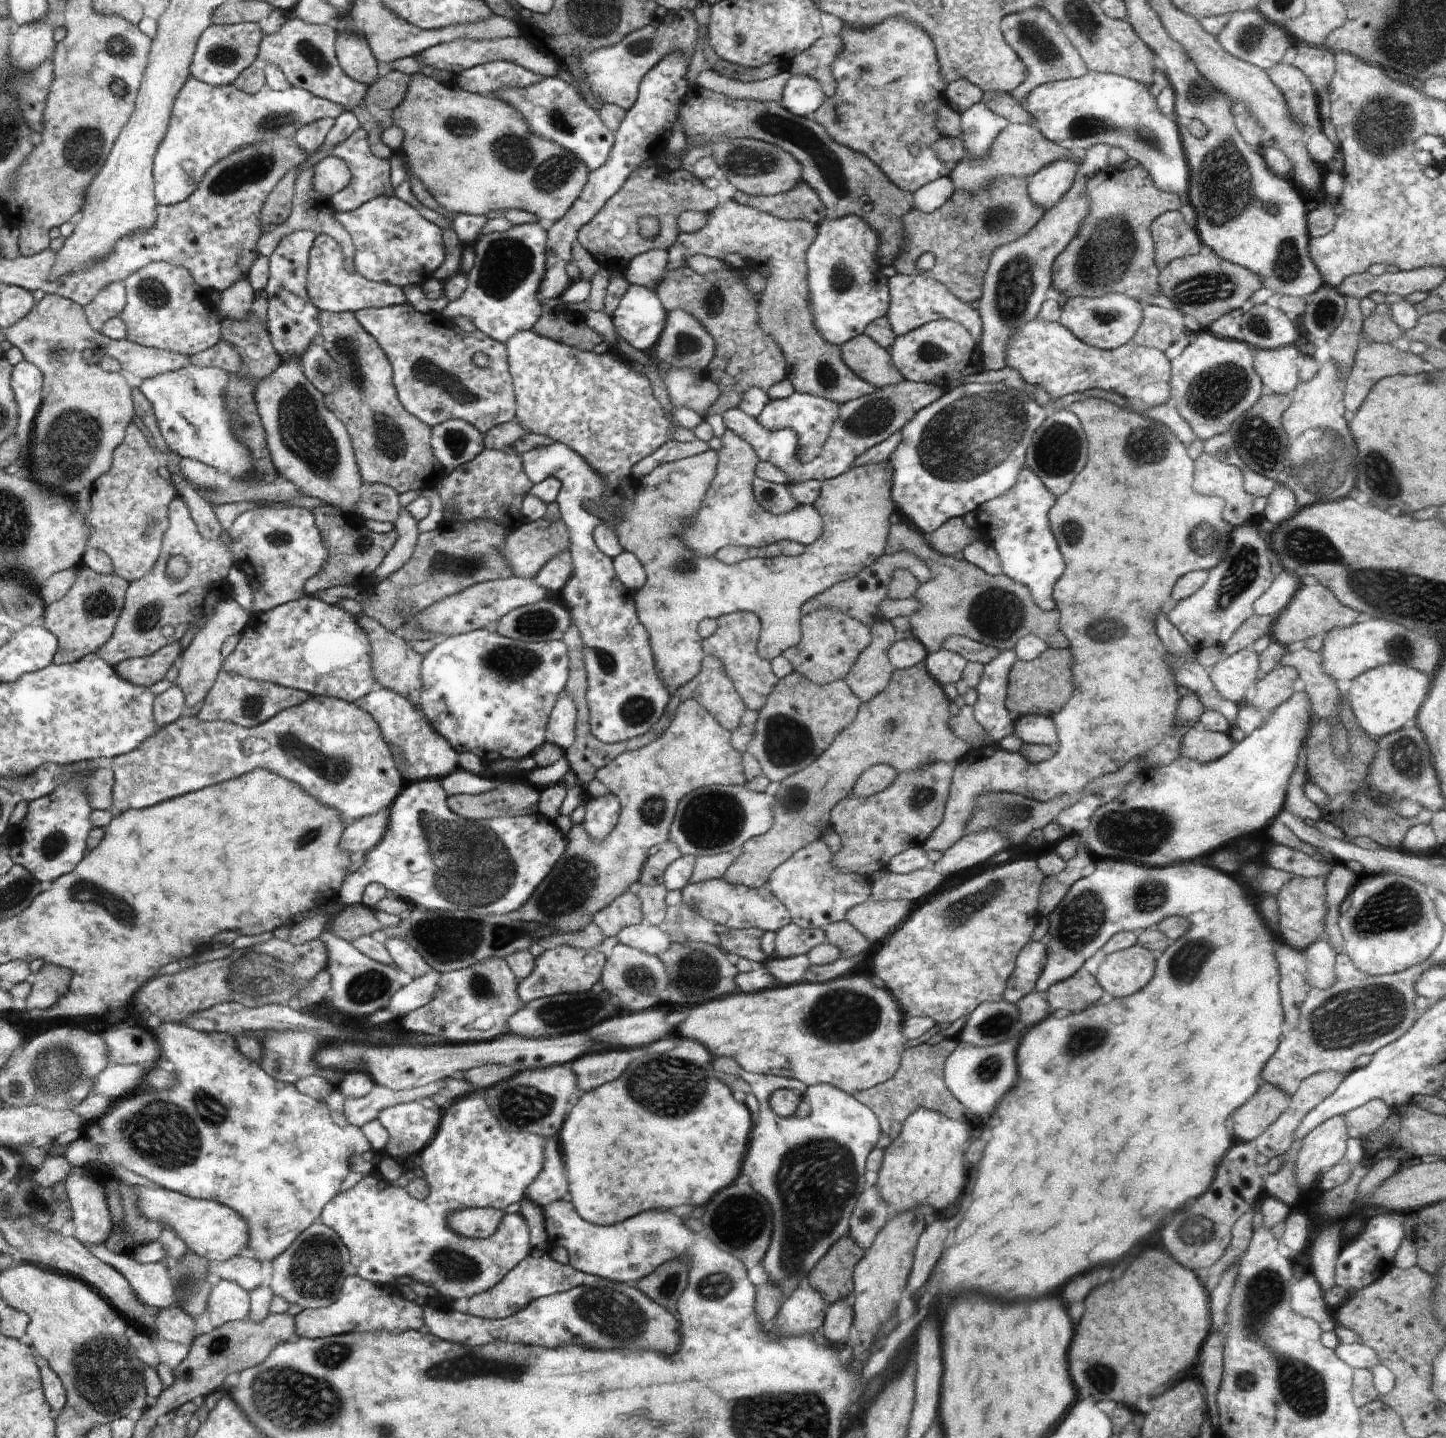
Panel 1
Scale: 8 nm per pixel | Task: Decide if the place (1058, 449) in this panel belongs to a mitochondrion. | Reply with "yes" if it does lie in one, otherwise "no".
yes

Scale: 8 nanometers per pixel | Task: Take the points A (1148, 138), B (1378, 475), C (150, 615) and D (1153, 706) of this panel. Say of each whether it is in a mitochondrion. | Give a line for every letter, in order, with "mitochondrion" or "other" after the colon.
A: mitochondrion
B: mitochondrion
C: mitochondrion
D: other

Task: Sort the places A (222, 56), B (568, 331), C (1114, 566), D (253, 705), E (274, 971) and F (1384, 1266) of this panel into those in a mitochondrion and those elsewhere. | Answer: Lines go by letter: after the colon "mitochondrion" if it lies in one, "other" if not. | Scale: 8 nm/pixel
A: mitochondrion
B: other
C: other
D: mitochondrion
E: mitochondrion
F: other

